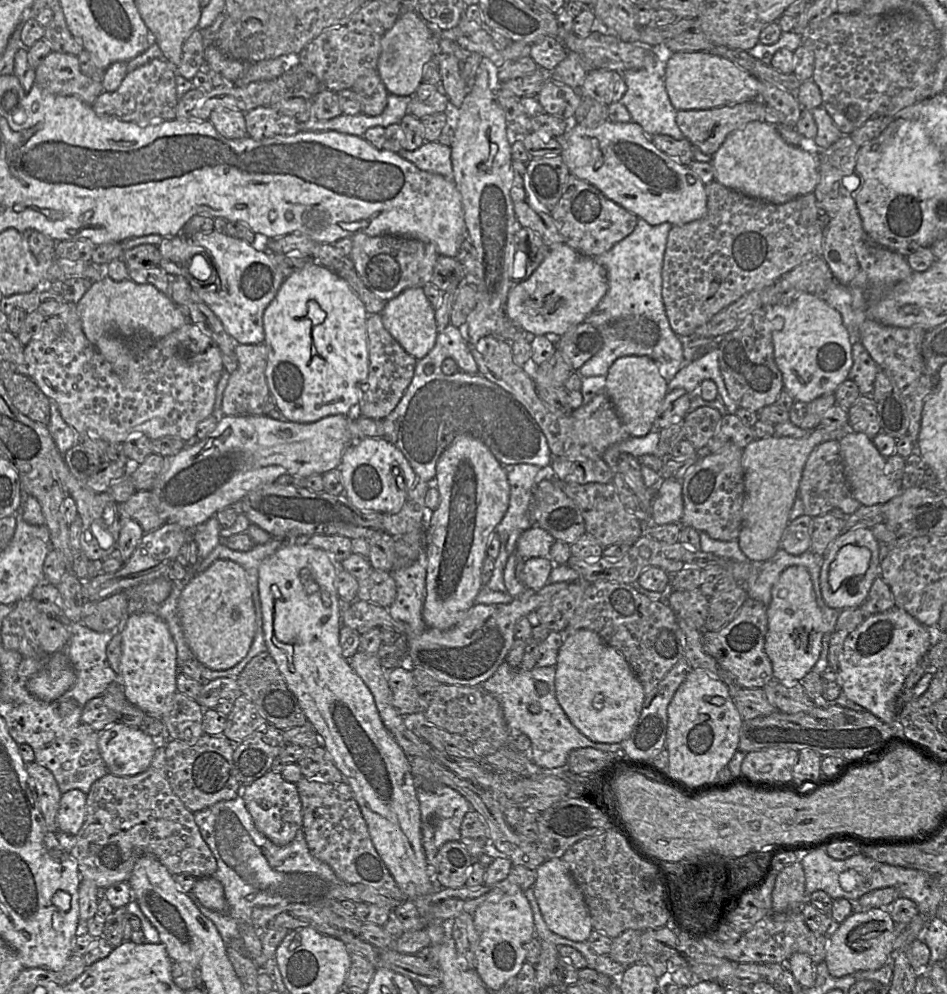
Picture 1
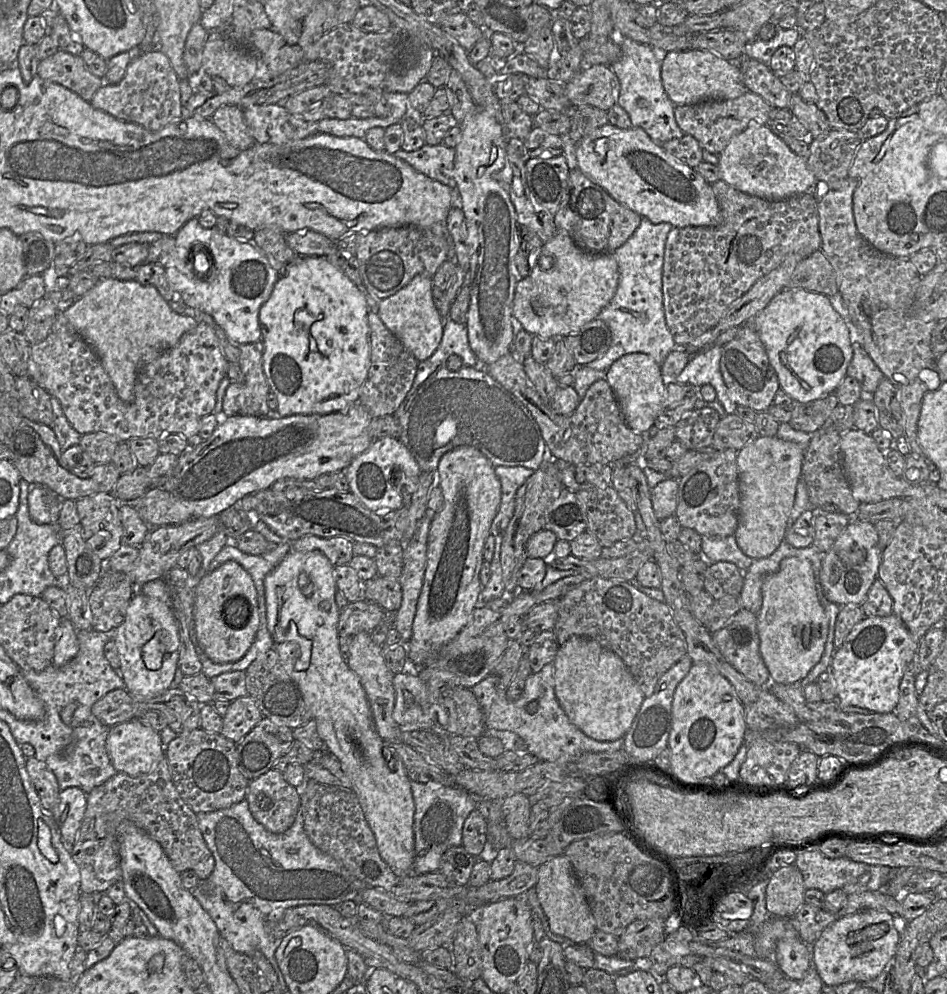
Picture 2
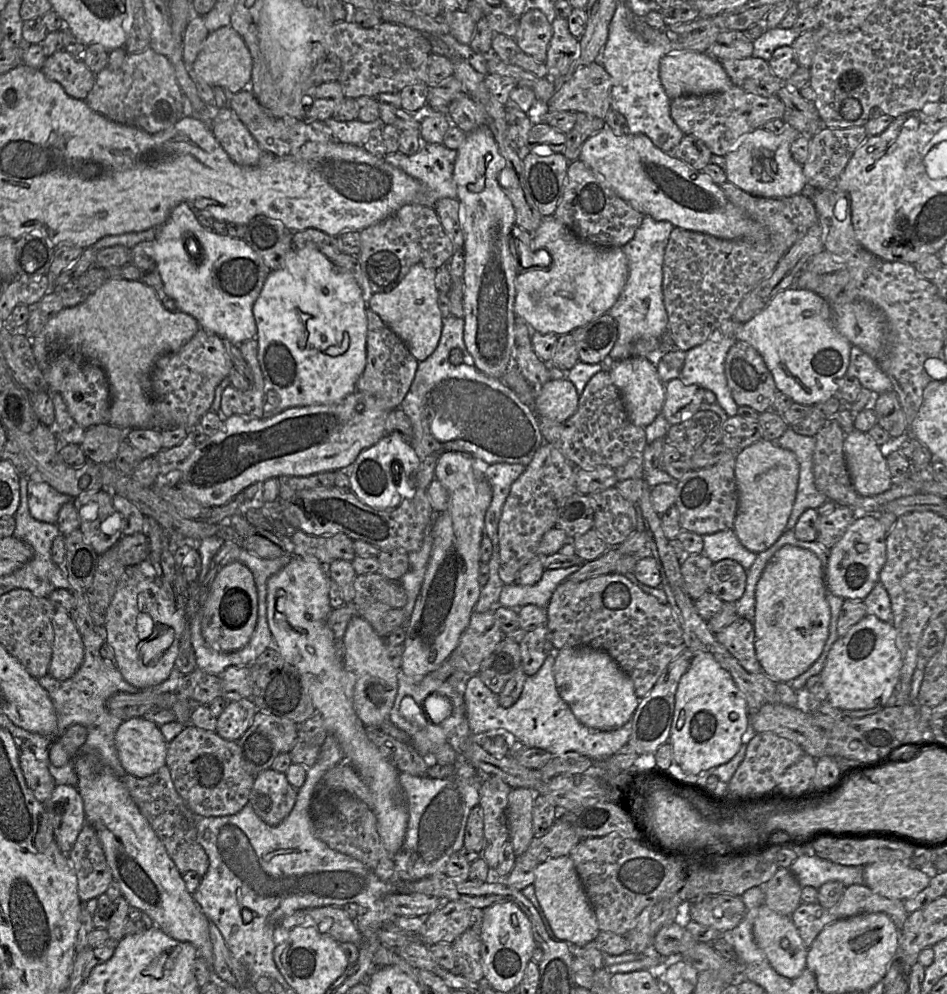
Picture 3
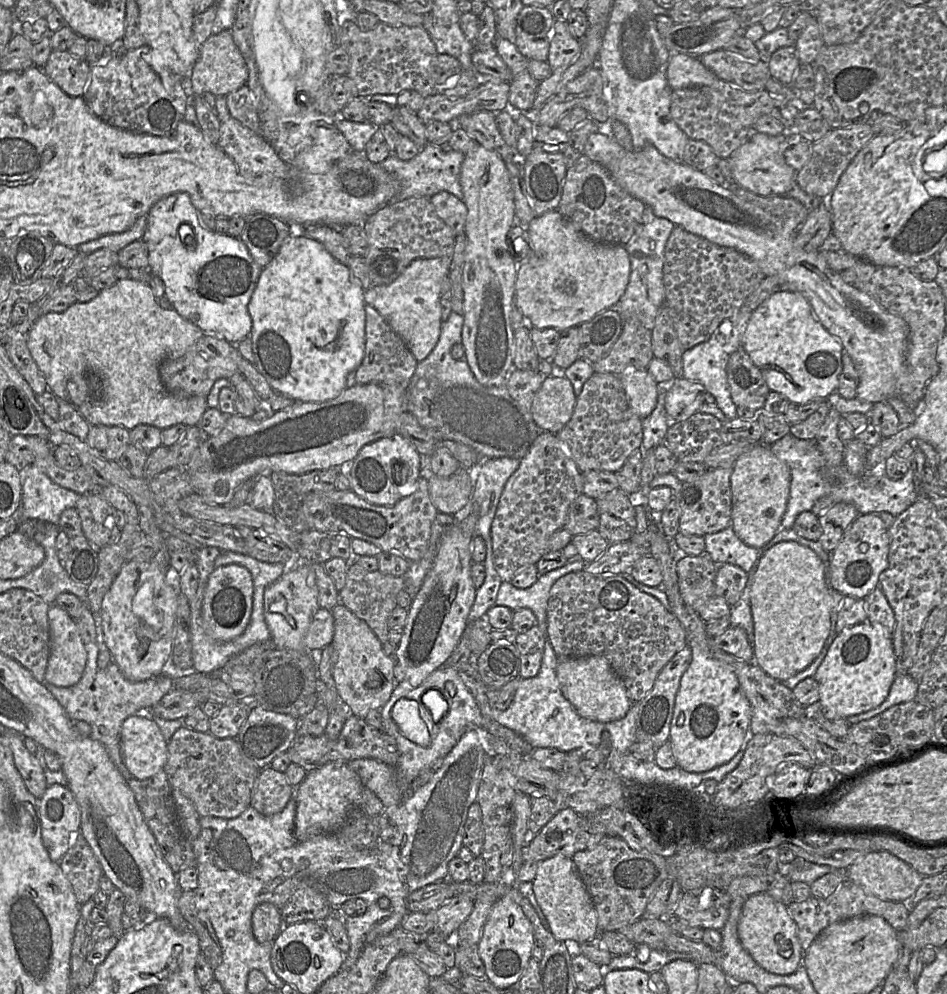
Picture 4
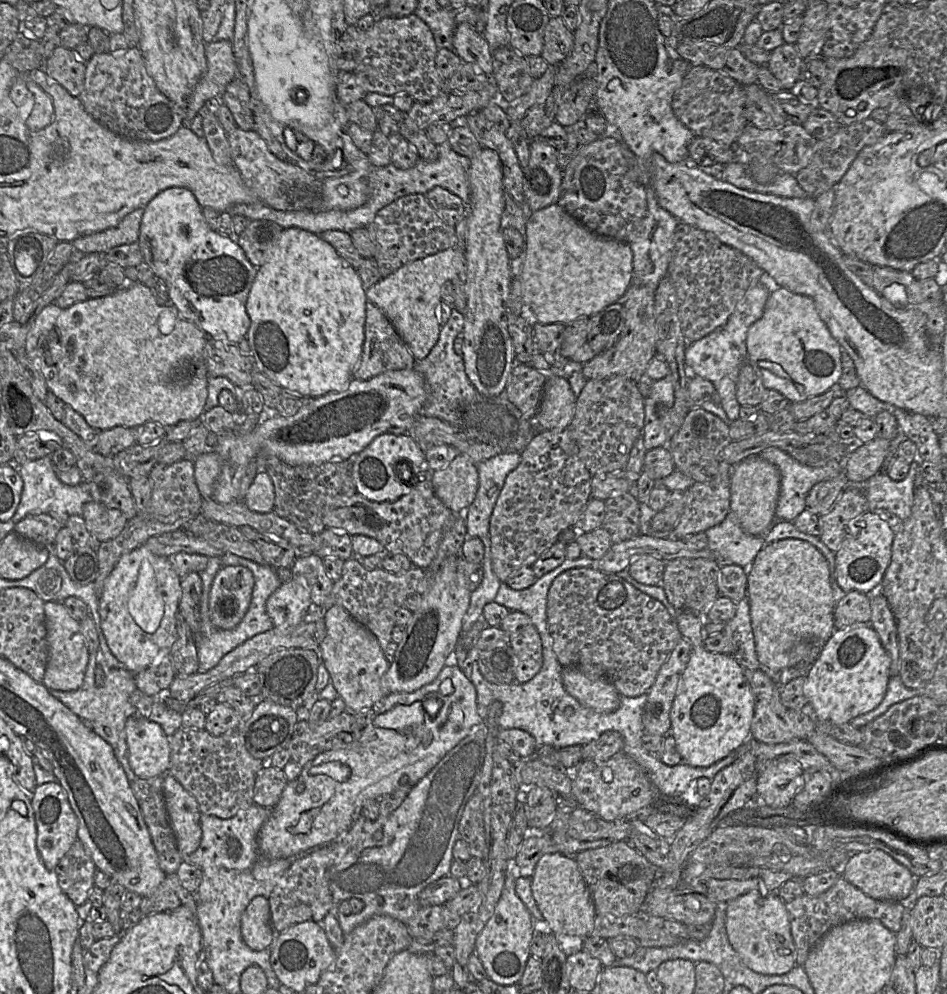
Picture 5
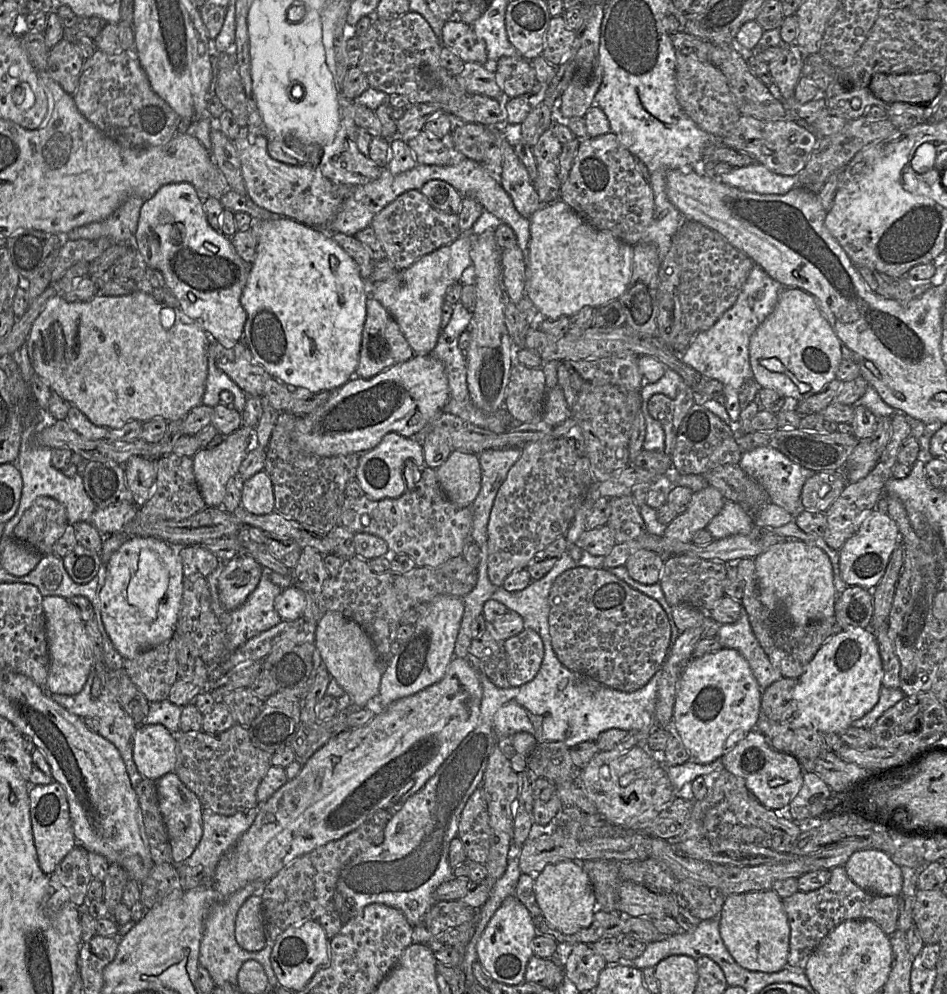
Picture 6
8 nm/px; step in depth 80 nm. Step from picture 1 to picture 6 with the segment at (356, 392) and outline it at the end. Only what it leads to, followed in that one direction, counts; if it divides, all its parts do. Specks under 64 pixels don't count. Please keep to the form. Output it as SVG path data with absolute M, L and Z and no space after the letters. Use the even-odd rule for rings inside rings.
M288 217L254 221L252 229L257 236L258 243L256 257L250 265L247 281L240 297L240 303L247 314L242 341L250 349L254 362L289 388L306 388L313 393L339 389L355 376L359 362L362 331L366 318L367 281L361 277L356 262L334 241L328 231L307 226Z

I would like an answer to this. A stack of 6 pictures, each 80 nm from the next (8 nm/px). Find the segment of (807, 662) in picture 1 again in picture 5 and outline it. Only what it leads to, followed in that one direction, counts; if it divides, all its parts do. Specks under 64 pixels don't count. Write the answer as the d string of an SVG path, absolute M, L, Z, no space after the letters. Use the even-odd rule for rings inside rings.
M783 539L765 545L748 575L748 599L758 660L772 671L804 663L812 646L825 645L832 636L835 602L829 564L807 541Z

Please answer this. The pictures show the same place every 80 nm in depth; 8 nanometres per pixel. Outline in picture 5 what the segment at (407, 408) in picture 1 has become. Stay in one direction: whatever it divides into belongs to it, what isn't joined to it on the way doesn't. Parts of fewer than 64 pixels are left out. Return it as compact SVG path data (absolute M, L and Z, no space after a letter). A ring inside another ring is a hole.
M453 308L445 325L441 327L439 338L426 358L416 361L415 369L424 377L427 386L426 401L420 414L439 418L462 432L468 439L486 443L498 448L500 453L521 453L538 428L534 420L527 420L512 404L505 390L497 396L488 397L473 386L465 372L464 360L456 354L454 341L462 333L465 317Z

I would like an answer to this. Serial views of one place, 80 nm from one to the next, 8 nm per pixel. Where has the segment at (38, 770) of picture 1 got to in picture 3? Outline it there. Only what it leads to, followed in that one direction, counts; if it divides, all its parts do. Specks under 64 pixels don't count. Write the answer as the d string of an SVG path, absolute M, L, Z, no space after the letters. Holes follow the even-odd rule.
M19 751L19 765L25 781L35 798L45 803L51 796L56 784L47 765L36 759L31 751Z

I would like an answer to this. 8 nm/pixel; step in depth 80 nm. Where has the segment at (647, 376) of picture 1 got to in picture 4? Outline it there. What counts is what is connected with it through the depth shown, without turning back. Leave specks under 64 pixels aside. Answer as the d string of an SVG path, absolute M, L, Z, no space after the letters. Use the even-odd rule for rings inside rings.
M626 368L619 377L632 410L641 419L647 417L656 406L657 382L647 369Z

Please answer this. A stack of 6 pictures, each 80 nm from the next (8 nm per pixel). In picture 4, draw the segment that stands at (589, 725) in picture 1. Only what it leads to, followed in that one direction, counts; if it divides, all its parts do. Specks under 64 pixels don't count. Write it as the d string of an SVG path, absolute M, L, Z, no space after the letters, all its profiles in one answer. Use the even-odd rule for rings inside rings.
M602 656L558 657L556 674L562 694L583 718L603 723L620 720L633 703L623 681Z

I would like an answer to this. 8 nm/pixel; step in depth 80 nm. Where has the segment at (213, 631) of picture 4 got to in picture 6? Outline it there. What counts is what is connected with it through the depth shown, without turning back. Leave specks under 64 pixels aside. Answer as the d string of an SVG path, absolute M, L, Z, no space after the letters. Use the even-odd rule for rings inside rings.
M238 554L226 562L218 587L221 604L227 611L240 607L257 587L263 567L251 556Z

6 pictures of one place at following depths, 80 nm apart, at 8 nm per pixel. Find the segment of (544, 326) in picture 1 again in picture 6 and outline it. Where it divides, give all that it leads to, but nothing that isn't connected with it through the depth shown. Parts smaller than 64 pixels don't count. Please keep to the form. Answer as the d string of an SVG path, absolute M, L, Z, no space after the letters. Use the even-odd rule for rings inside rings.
M561 199L542 205L529 220L529 263L525 269L525 296L534 304L541 318L571 317L585 306L598 308L619 299L629 283L633 261L633 247L609 231L592 227Z

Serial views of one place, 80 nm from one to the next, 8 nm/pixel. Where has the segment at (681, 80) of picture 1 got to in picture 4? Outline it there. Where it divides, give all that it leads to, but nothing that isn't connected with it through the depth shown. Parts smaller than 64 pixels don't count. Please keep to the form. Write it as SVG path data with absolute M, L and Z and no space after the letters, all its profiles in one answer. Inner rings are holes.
M672 54L666 77L672 90L711 85L718 77L707 69L697 57Z

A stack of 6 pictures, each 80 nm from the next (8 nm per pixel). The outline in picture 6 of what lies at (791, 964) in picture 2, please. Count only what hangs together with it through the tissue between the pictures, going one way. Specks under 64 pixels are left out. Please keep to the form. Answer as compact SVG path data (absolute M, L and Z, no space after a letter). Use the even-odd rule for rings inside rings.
M773 890L734 894L726 898L720 913L720 935L741 967L749 971L775 973L787 966L790 927L782 900Z

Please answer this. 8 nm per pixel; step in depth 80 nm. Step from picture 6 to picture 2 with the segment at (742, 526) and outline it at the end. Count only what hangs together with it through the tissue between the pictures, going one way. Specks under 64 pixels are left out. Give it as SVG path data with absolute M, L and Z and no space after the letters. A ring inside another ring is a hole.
M706 535L701 536L702 553L708 563L727 561L735 564L741 571L746 571L754 561L753 558L745 555L737 545L734 535L725 538L714 538Z

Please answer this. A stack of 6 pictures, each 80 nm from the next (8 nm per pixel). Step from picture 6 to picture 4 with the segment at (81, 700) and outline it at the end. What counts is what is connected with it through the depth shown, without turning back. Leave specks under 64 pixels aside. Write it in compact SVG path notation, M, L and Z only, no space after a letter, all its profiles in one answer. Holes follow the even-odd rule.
M95 642L85 645L87 663L79 682L71 687L57 687L44 681L49 692L63 707L66 715L73 722L84 721L91 726L90 738L99 741L106 749L111 761L127 781L133 776L128 771L121 756L120 732L124 720L138 713L149 712L174 687L175 671L169 665L160 676L142 681L127 680L116 663L109 663L100 669L97 665L99 648Z

